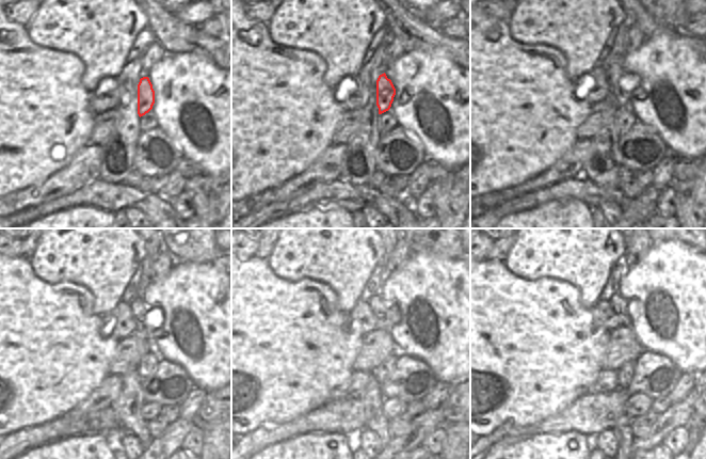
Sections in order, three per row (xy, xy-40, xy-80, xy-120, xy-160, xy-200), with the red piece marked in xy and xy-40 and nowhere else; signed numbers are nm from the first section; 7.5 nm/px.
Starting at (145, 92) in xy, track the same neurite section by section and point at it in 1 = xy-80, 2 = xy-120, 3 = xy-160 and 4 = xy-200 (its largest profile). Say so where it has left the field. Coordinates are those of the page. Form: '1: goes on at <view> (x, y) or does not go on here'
1: goes on at xy-80 (623, 84)
2: goes on at xy-120 (145, 318)
3: goes on at xy-160 (386, 319)
4: goes on at xy-200 (620, 305)

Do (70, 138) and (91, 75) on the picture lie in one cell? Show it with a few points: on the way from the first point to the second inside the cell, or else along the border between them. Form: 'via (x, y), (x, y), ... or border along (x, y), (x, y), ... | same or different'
border along (83, 65), (82, 85), (90, 92) | different

